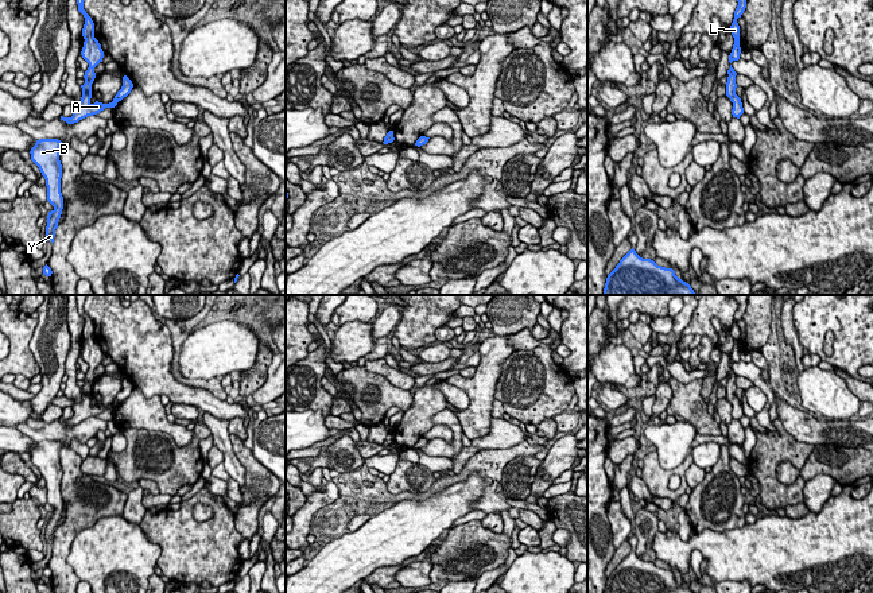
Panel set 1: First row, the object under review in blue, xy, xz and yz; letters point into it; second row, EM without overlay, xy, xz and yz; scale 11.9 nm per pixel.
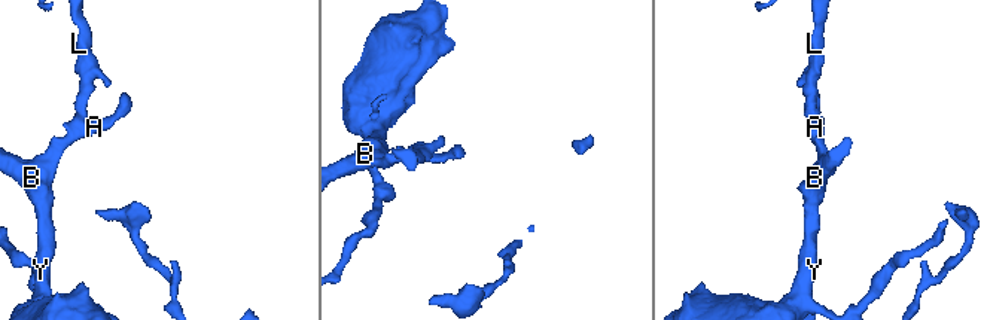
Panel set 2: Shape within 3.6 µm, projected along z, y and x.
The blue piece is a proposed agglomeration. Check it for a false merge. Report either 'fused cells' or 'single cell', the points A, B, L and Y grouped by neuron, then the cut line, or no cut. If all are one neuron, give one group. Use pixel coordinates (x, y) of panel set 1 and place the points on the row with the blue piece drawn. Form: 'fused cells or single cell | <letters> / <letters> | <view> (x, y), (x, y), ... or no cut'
single cell | A B L Y | no cut

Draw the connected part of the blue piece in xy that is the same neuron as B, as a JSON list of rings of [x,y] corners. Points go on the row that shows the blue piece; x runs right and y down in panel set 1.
[[[58,139],[36,140],[31,148],[31,160],[39,167],[46,179],[47,201],[54,206],[47,216],[46,240],[54,243],[55,229],[63,209],[63,197],[61,193],[62,164],[59,160],[59,148],[62,142]]]

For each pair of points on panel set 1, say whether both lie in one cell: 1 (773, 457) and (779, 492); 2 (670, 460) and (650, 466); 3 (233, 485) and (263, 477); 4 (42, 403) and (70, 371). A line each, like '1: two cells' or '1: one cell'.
1: one cell
2: two cells
3: two cells
4: two cells

